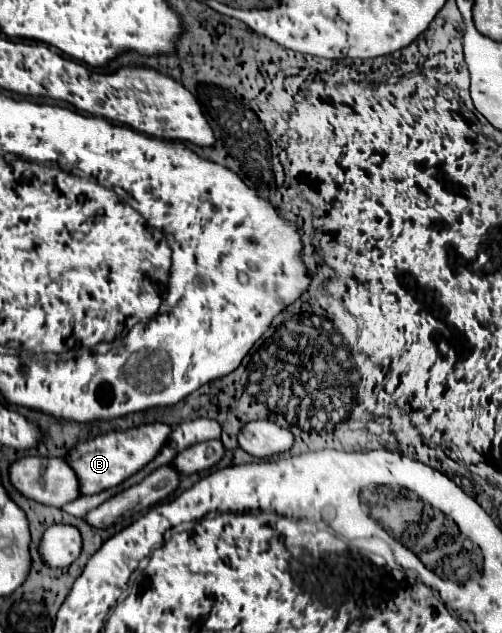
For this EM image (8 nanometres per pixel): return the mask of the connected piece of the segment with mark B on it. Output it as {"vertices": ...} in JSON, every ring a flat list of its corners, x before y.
{"vertices":[[152,422,140,424,138,428,128,428,124,432,114,430,108,434,100,434,88,442,76,444,66,456,66,462,74,468,76,476,80,478,80,492,96,494,124,482,126,478,136,474,142,466,146,466,160,452,160,446,164,446,170,432,172,428,168,424]]}

